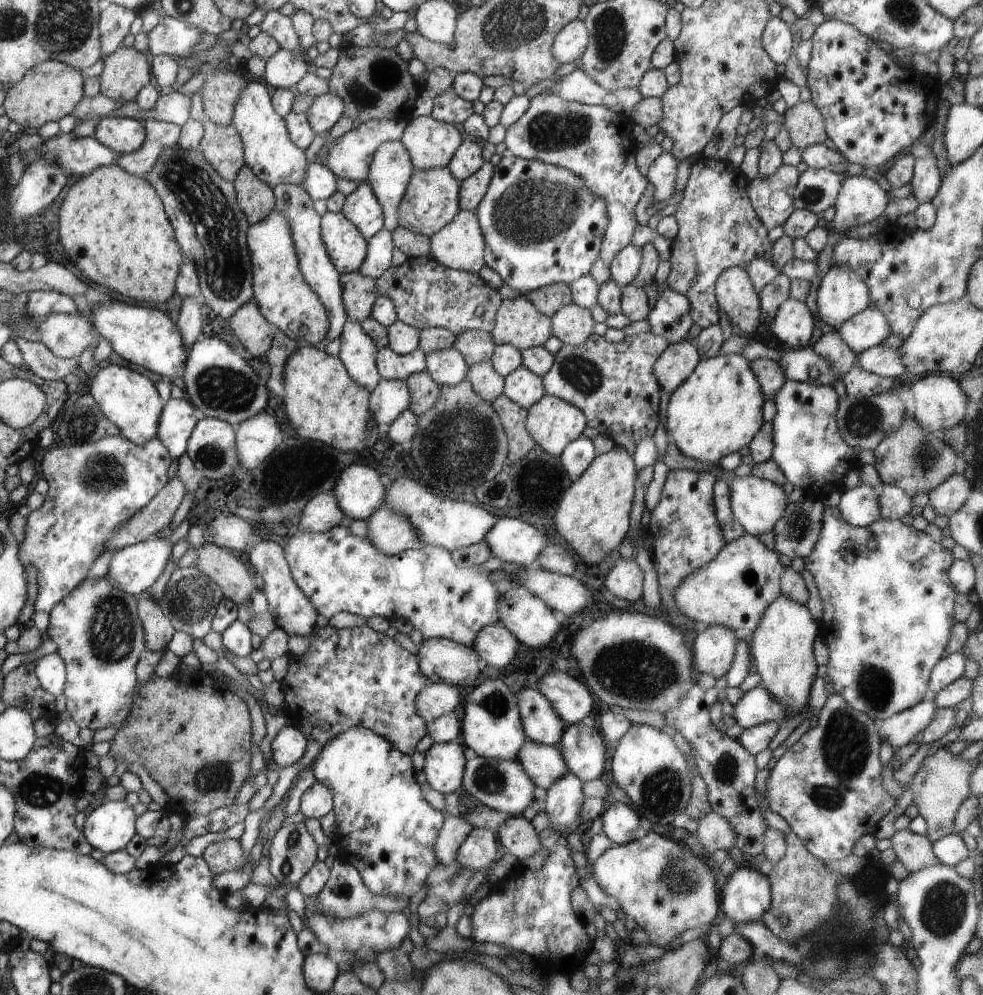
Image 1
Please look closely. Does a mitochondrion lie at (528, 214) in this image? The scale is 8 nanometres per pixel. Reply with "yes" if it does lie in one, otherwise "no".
yes

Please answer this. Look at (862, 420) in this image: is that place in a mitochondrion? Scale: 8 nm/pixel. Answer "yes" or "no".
yes

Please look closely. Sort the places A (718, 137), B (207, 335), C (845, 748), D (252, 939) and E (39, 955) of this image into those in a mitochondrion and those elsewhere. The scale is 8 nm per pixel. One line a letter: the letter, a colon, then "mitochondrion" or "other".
A: other
B: other
C: mitochondrion
D: other
E: other

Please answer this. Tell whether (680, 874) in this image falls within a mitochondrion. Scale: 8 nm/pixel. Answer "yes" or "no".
yes

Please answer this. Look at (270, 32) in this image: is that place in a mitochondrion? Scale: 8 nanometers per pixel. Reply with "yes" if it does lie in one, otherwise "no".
no

